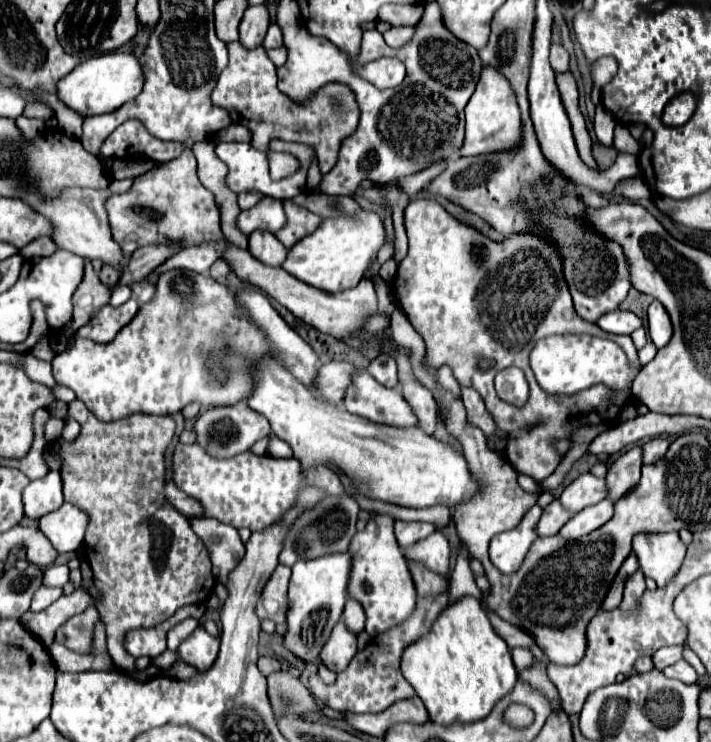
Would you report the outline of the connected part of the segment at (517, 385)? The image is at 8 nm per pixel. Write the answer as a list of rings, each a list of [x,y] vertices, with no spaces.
[[[505,368],[495,376],[495,388],[501,400],[513,404],[513,406],[523,406],[529,398],[529,386],[519,368]]]

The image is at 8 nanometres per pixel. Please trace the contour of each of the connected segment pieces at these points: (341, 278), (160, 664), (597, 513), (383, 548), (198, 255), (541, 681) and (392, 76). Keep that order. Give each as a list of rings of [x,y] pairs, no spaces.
[[[363,212],[363,216],[357,218],[353,216],[329,218],[323,220],[315,232],[307,234],[297,244],[293,244],[281,266],[297,280],[323,292],[335,294],[339,290],[355,288],[359,284],[363,272],[369,268],[371,256],[379,252],[383,240],[385,240],[383,222],[375,212]]]
[[[165,650],[165,652],[163,652],[163,654],[159,654],[157,658],[153,658],[153,660],[151,660],[151,664],[153,664],[153,666],[157,666],[159,670],[163,670],[165,666],[171,666],[175,660],[177,660],[177,654],[175,654],[175,652],[171,652],[171,650]]]
[[[605,498],[599,504],[585,508],[583,512],[571,516],[567,520],[567,524],[559,530],[559,536],[565,540],[577,540],[577,538],[587,536],[593,530],[601,528],[607,520],[611,520],[611,516],[613,516],[613,502]]]
[[[373,512],[373,518],[367,524],[367,528],[353,536],[349,544],[349,554],[351,554],[351,572],[349,572],[347,596],[361,602],[367,614],[365,632],[371,638],[375,638],[377,634],[385,632],[385,628],[401,624],[413,612],[417,600],[417,592],[411,574],[407,570],[405,556],[393,534],[393,518]]]
[[[203,244],[203,246],[193,246],[193,248],[183,248],[177,252],[177,256],[173,254],[169,260],[165,260],[159,268],[155,268],[155,272],[151,272],[147,276],[147,280],[151,284],[157,282],[157,276],[161,276],[167,270],[173,268],[185,268],[185,270],[193,270],[193,272],[201,272],[207,274],[209,266],[219,260],[223,252],[223,244]]]
[[[535,664],[531,670],[521,672],[519,678],[527,680],[533,688],[539,688],[539,690],[551,700],[553,710],[557,710],[557,702],[555,702],[555,698],[557,698],[557,688],[555,688],[555,684],[549,682],[549,676],[545,674],[545,664]]]
[[[380,58],[378,63],[369,62],[365,66],[357,66],[355,72],[369,80],[377,88],[395,88],[405,78],[405,66],[398,58]]]

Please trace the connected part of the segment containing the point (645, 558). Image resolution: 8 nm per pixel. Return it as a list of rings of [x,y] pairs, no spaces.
[[[639,534],[633,540],[633,552],[645,576],[653,578],[659,588],[667,586],[679,572],[685,558],[685,544],[679,534]]]

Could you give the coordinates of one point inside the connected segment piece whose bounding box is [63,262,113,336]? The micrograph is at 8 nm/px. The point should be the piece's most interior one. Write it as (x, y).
(91, 296)

